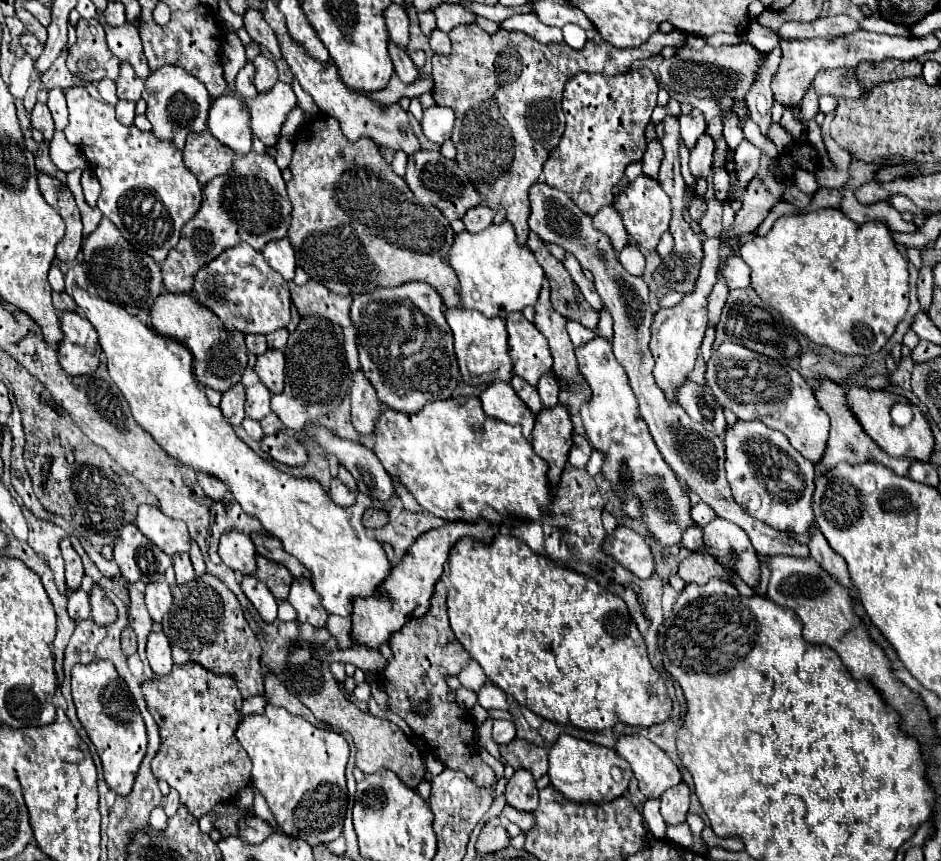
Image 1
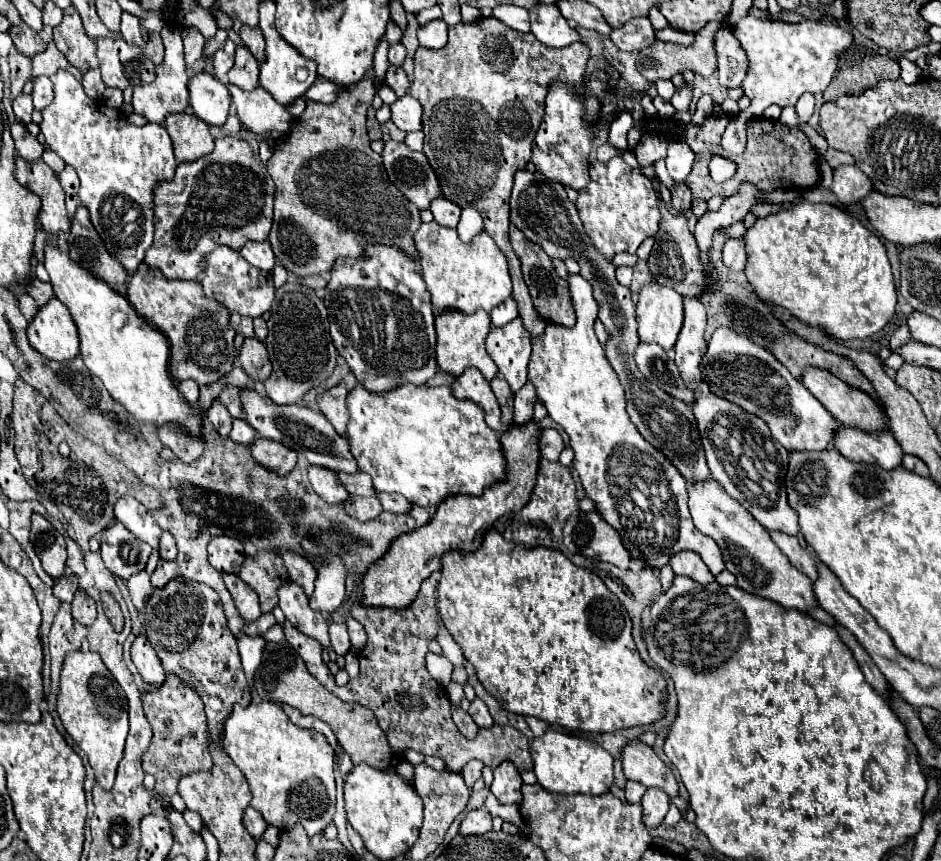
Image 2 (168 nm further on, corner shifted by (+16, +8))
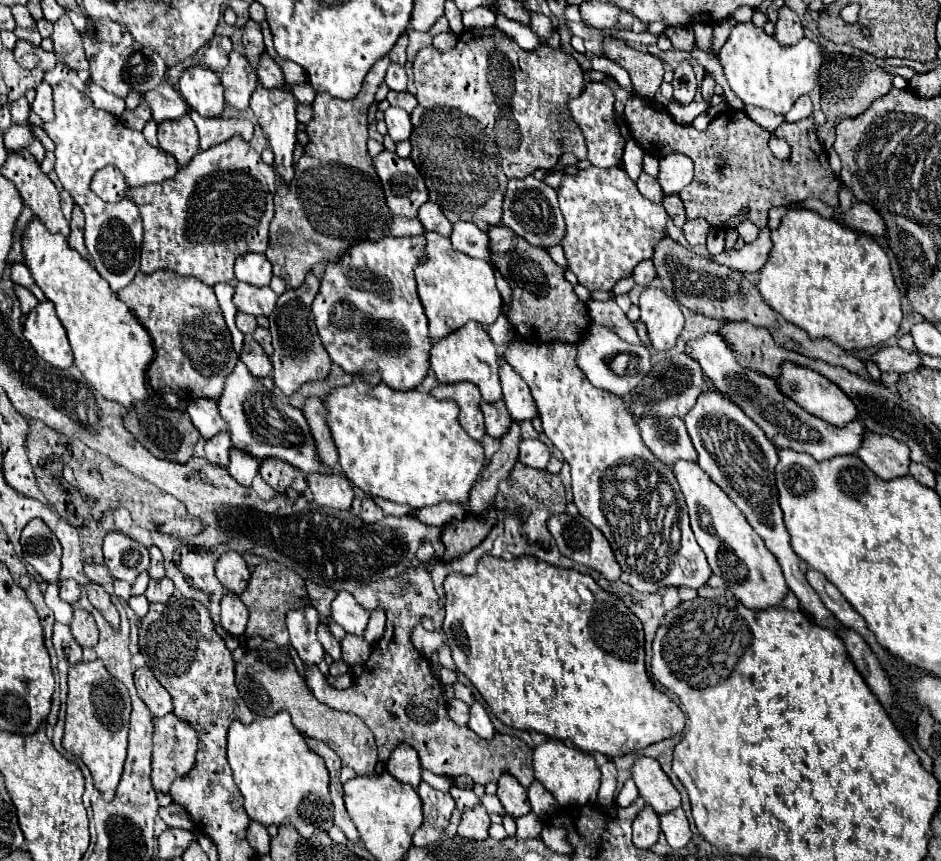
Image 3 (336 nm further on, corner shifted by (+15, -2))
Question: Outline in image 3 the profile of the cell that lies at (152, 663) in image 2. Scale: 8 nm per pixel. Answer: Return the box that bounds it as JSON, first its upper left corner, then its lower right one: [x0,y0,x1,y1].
[135,666,173,716]

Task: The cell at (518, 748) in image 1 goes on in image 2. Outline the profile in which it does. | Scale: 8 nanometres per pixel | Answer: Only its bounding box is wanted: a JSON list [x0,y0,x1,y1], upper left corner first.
[284,580,532,772]

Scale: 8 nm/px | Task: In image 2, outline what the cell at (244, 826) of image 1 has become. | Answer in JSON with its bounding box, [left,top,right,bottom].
[242,806,268,838]

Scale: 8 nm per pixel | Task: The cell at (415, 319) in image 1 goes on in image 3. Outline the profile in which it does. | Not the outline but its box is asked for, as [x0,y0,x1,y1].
[311,236,429,390]

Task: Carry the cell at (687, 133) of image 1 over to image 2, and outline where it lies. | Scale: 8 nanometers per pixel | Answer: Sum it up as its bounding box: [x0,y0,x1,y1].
[670,86,692,112]

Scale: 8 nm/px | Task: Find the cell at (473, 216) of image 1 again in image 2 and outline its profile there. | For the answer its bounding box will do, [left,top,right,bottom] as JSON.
[430,196,460,228]

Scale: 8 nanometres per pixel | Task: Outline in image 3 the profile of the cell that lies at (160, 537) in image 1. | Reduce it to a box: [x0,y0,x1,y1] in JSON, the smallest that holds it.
[113,508,133,532]

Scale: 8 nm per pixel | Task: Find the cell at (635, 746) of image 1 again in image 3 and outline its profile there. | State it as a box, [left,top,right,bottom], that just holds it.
[631,756,681,814]

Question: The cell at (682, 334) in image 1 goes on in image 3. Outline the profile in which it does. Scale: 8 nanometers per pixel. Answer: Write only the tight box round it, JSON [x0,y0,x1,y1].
[639,288,685,352]

